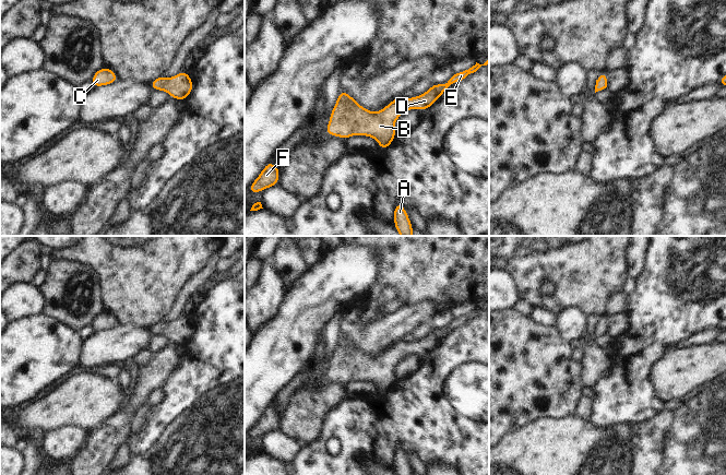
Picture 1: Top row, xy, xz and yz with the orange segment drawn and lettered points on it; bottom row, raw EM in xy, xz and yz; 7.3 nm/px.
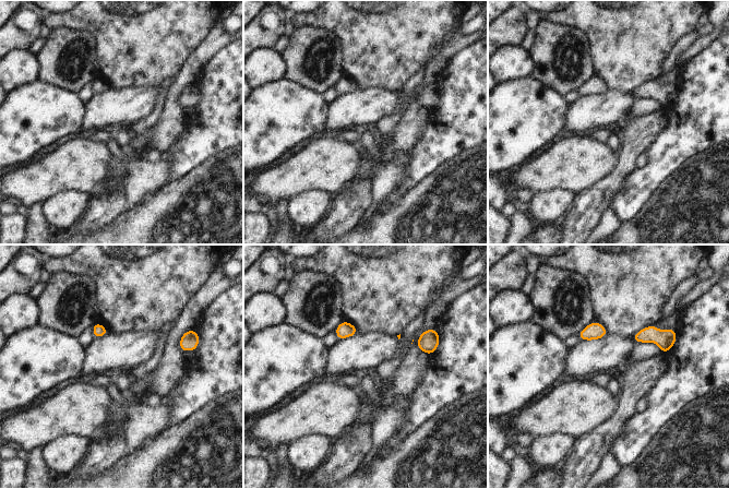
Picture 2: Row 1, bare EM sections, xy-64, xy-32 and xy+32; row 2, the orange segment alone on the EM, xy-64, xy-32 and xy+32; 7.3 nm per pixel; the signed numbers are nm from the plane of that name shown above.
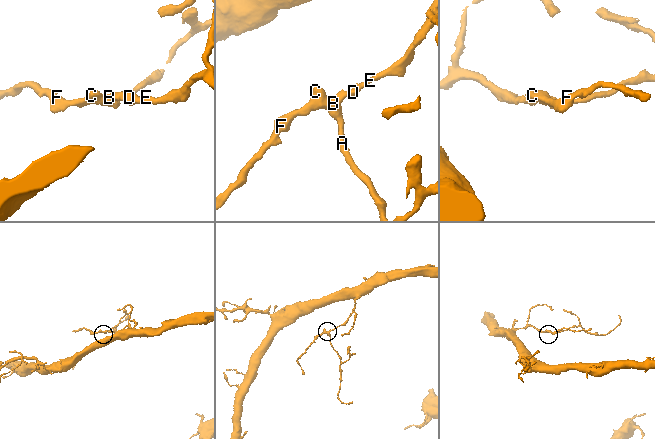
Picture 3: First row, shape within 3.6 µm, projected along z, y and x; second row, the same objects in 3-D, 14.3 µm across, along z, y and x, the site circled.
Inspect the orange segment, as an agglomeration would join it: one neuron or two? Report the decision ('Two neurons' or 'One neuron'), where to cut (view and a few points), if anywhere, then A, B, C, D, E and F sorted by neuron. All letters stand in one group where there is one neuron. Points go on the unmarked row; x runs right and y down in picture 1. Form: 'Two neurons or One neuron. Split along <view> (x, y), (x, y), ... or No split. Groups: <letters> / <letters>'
One neuron. No split. Groups: A B C D E F.

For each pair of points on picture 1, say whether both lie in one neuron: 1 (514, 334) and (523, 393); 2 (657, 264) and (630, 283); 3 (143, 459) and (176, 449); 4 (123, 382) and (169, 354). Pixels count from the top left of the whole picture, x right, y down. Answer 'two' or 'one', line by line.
1: one
2: two
3: one
4: two

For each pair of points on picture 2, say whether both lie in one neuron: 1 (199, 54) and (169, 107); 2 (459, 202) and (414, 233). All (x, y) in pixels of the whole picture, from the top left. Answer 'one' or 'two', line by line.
1: one
2: one

